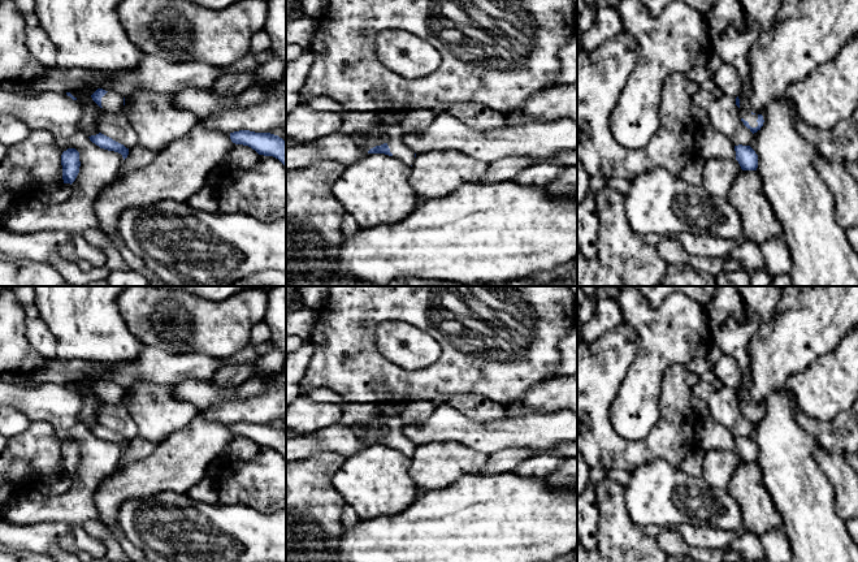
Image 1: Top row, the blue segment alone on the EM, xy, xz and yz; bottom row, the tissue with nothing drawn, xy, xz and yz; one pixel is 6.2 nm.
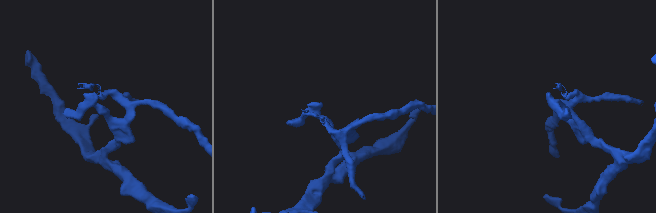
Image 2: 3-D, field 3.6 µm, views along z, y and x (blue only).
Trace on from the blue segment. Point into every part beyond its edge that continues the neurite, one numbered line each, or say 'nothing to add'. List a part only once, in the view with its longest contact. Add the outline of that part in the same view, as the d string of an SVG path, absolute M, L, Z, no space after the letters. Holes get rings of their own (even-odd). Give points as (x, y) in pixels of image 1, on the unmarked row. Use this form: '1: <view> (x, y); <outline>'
1: yz (745, 405); M738 399L738 402L740 402L740 408L748 412L751 419L758 418L757 414L758 406L753 406L748 399L741 399L741 401Z

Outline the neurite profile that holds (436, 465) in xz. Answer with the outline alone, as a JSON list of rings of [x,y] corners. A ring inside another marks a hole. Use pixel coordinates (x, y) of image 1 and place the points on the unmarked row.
[[[455,441],[417,445],[410,475],[419,492],[441,490],[463,475],[480,475],[488,454]]]

